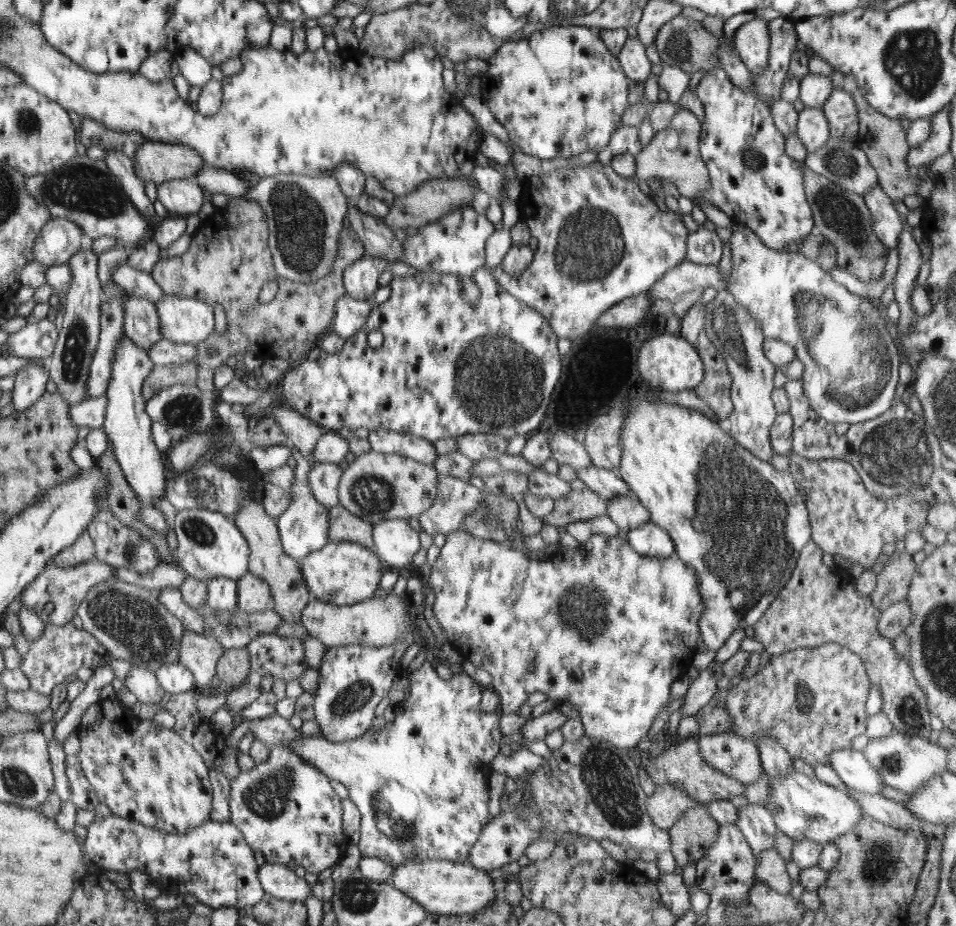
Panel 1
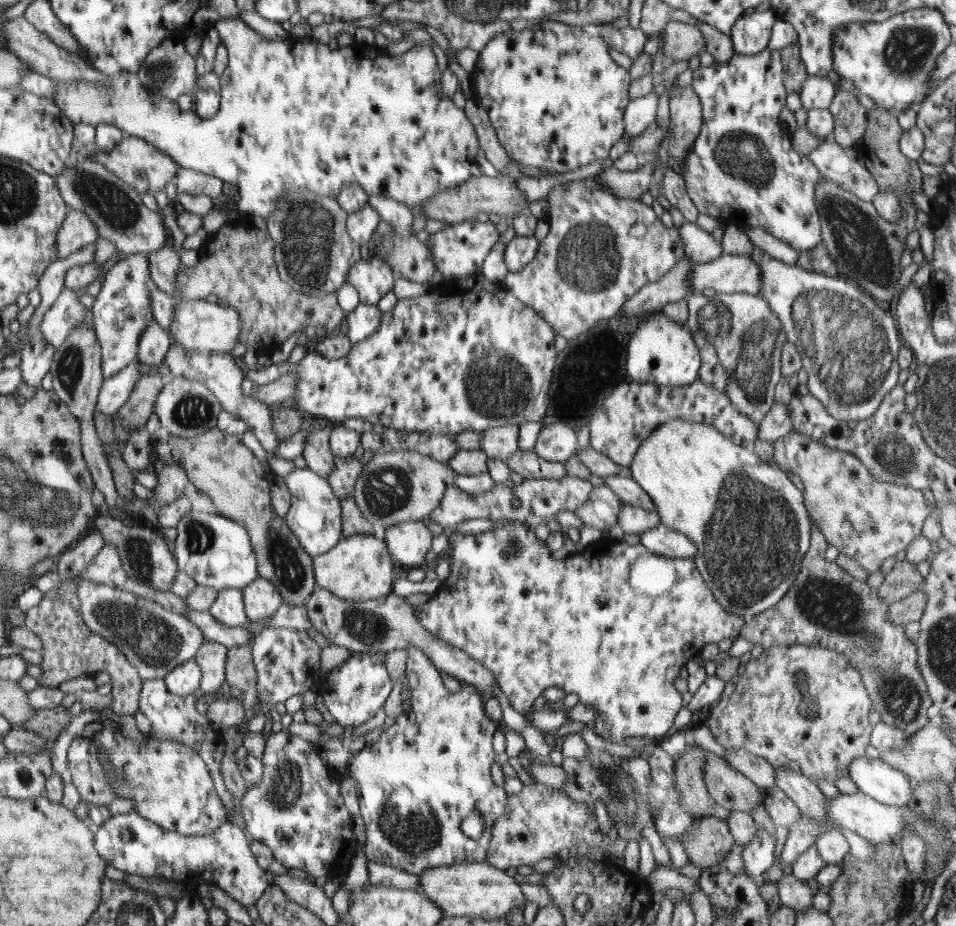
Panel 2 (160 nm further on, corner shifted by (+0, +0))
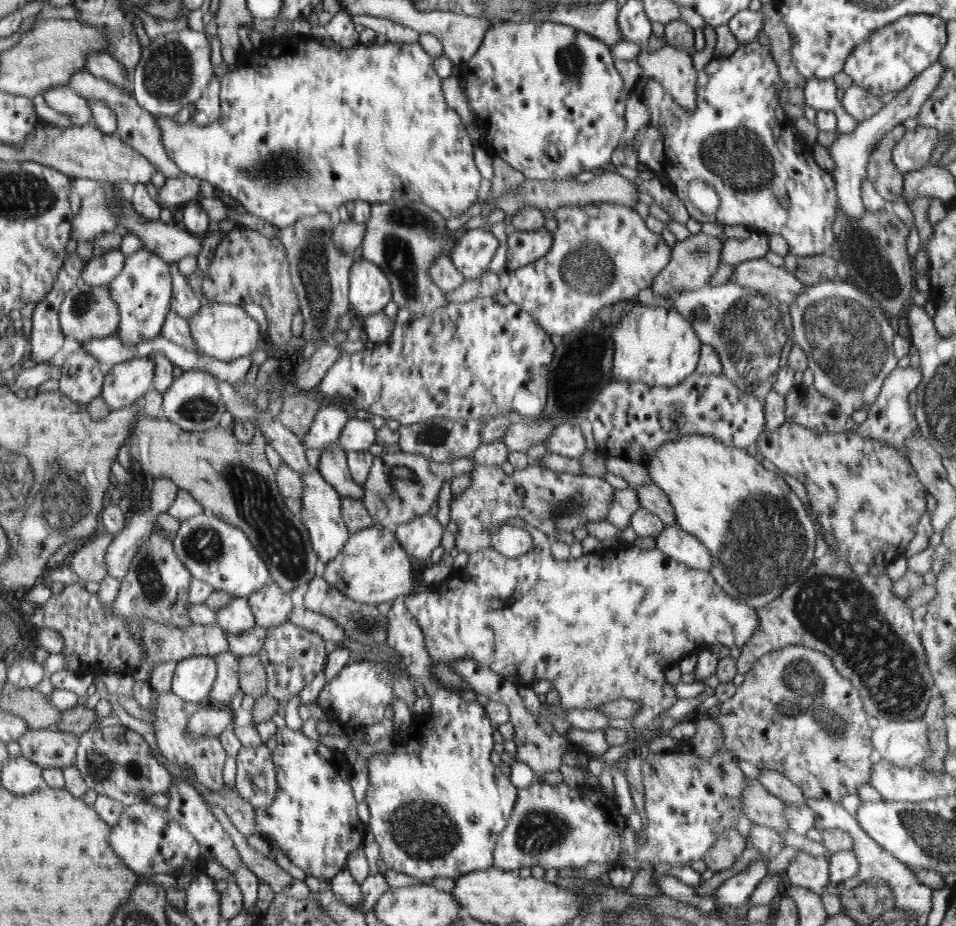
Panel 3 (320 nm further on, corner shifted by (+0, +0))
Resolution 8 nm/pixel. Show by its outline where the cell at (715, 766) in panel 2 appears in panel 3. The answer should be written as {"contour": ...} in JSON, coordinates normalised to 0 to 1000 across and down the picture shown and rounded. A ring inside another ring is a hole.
{"contour":[[[780,839],[780,852],[776,854],[774,870],[778,871],[778,880],[791,891],[814,898],[826,896],[820,883],[823,869],[803,855],[794,842]]]}

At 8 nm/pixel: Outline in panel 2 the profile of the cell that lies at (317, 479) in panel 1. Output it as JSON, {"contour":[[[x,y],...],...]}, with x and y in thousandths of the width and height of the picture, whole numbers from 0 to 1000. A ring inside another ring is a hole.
{"contour":[[[371,492],[350,494],[350,504],[347,506],[345,514],[341,514],[341,516],[356,540],[368,535],[373,514],[379,510],[379,506],[380,501]]]}

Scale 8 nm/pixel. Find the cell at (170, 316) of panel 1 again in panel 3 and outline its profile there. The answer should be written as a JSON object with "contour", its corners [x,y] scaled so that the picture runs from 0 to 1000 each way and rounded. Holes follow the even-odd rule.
{"contour":[[[237,327],[211,330],[197,347],[201,365],[211,382],[230,390],[243,391],[250,386],[259,386],[272,371],[272,352],[262,343],[255,333]]]}

